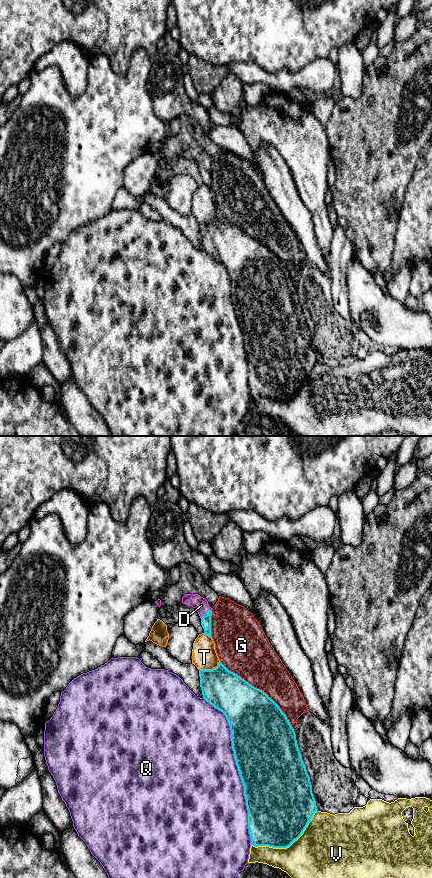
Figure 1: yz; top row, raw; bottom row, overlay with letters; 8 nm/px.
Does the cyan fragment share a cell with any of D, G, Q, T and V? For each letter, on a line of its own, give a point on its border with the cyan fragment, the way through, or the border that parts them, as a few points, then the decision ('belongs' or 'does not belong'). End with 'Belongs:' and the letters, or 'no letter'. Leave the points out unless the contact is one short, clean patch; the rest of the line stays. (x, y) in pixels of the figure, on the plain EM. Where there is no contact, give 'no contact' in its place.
D: meets cyan in yz at (206, 166); runs through yz (205, 172), (206, 166), (201, 157); belongs
G: meets cyan in yz at (261, 242); does not belong
Q: meets cyan in yz at (238, 321); does not belong
T: meets cyan in yz at (210, 222); does not belong
V: meets cyan in yz at (288, 398); does not belong
Belongs: D

